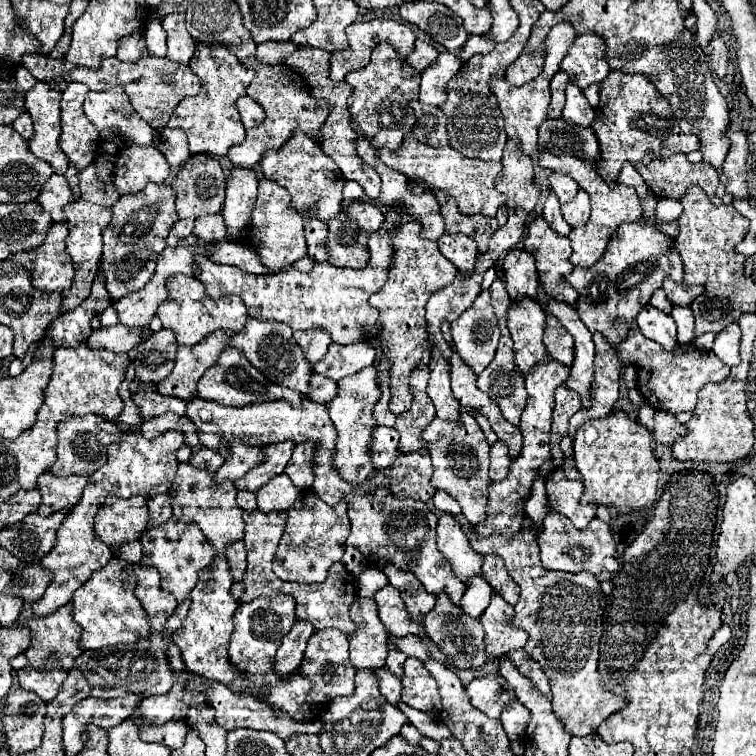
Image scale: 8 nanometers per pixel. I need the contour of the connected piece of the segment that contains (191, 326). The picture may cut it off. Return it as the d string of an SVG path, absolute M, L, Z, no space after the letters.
M174 276L172 280L168 280L168 300L160 304L158 316L164 328L172 328L176 332L178 344L186 344L186 346L198 344L204 336L208 336L218 328L238 332L244 328L244 322L248 318L240 296L224 296L220 300L212 300L204 292L204 284L200 284L200 280L190 276Z

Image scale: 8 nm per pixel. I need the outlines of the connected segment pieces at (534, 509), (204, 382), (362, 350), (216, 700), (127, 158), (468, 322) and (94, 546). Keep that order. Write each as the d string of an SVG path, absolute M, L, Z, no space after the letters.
M544 480L534 482L534 492L532 498L526 502L526 514L532 518L534 524L540 524L548 512L546 504L546 490L544 490Z
M226 348L216 360L216 364L208 368L208 372L204 372L198 384L198 394L204 400L214 400L224 406L240 406L240 408L254 402L270 402L270 400L288 400L292 406L298 406L302 400L298 392L292 392L290 388L282 388L278 384L268 382L264 374L256 370L238 348Z
M332 342L324 360L314 364L314 372L324 374L332 380L340 380L344 376L356 374L362 368L370 366L376 358L376 350L372 350L370 342L356 342L356 344L336 344Z
M216 682L214 688L206 690L206 696L210 698L208 702L210 702L212 708L216 710L216 720L218 720L218 724L220 724L222 728L226 728L226 730L236 730L236 728L268 730L268 732L278 734L282 740L288 740L290 736L300 734L300 732L302 732L302 734L318 734L320 728L322 728L322 722L318 722L318 720L316 720L316 722L308 722L308 724L296 722L296 720L288 718L286 714L274 712L266 702L262 702L262 700L250 696L250 694L234 694L234 692L230 692L230 690L228 690L224 684L220 684L220 682Z
M128 146L116 156L114 186L118 196L136 194L148 182L164 182L168 174L170 166L154 146Z
M482 290L472 308L452 322L452 336L458 354L472 366L474 374L480 374L494 360L500 328L496 316L492 316L490 290Z
M168 430L160 434L156 440L144 440L140 432L124 432L124 436L108 446L108 462L98 468L90 478L88 478L88 488L84 488L84 494L76 508L66 516L58 530L58 540L56 546L42 558L42 566L54 574L54 580L50 582L48 590L44 592L44 598L34 604L34 614L38 616L48 616L56 612L60 606L72 600L74 590L78 590L96 570L108 564L112 558L110 548L102 542L96 540L94 534L94 516L98 508L104 504L108 494L116 496L144 496L144 498L154 498L158 494L166 494L172 486L178 460L176 452L184 444L184 434Z

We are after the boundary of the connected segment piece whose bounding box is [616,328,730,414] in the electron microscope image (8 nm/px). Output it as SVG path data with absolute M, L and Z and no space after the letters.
M638 328L628 330L628 336L616 346L616 352L624 364L632 364L636 368L636 386L644 400L654 410L672 414L694 410L698 390L708 382L722 382L730 372L730 368L720 358L716 358L712 350L700 350L694 344L676 344L674 348L666 350L657 342L646 338Z

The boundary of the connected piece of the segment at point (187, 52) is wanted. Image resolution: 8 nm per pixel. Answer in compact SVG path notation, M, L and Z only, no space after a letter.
M168 14L162 18L162 26L166 30L166 58L180 62L180 64L188 64L190 58L194 56L196 50L196 42L192 40L192 36L186 30L184 24L184 14Z

